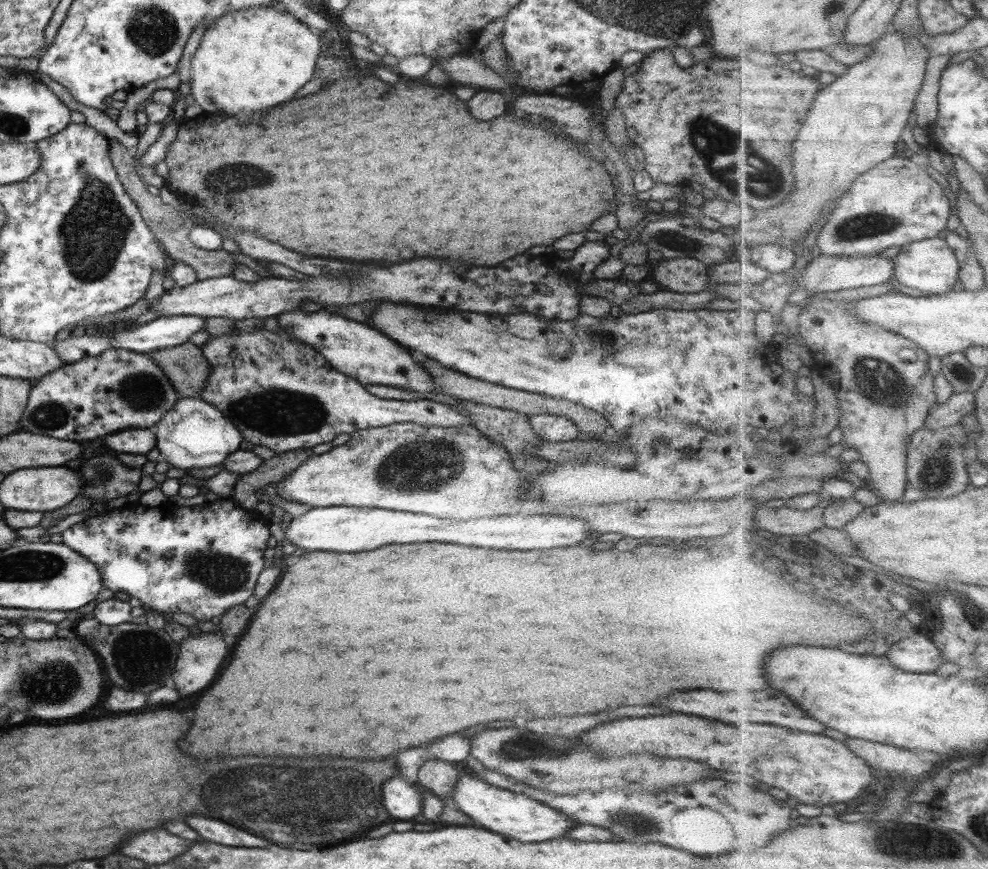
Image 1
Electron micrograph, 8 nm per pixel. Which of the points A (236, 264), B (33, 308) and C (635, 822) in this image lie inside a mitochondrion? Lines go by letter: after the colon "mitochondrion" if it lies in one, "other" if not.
A: other
B: other
C: mitochondrion

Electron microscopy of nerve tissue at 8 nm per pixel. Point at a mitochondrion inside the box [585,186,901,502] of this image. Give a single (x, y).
(673, 241)

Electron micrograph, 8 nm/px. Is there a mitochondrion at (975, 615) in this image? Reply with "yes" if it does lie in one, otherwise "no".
yes

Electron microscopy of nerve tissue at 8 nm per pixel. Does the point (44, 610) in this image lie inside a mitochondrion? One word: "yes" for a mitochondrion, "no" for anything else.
no

